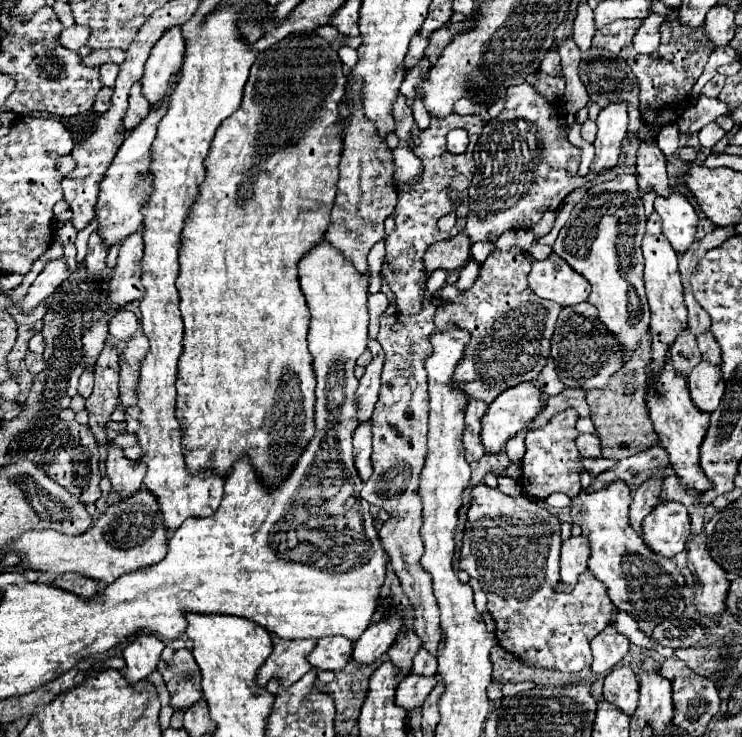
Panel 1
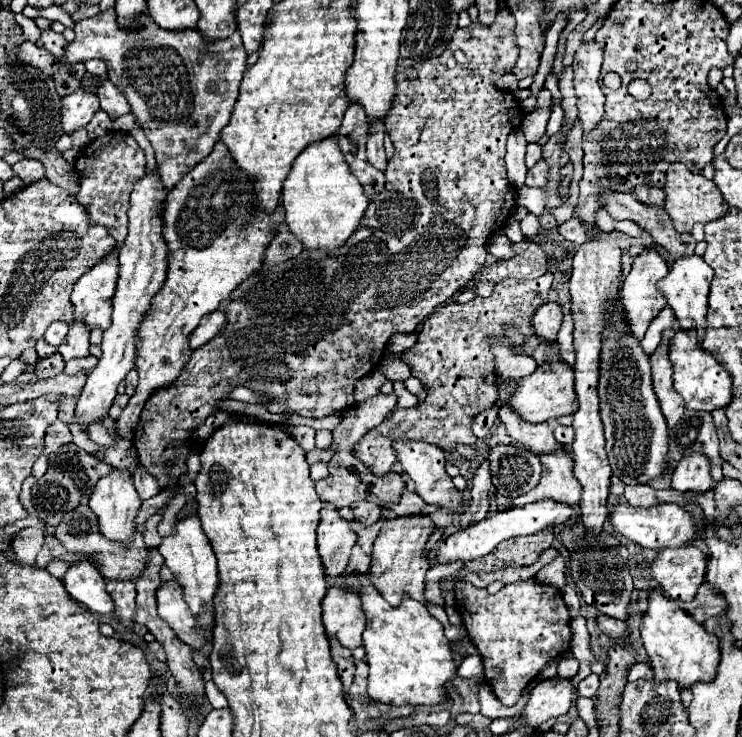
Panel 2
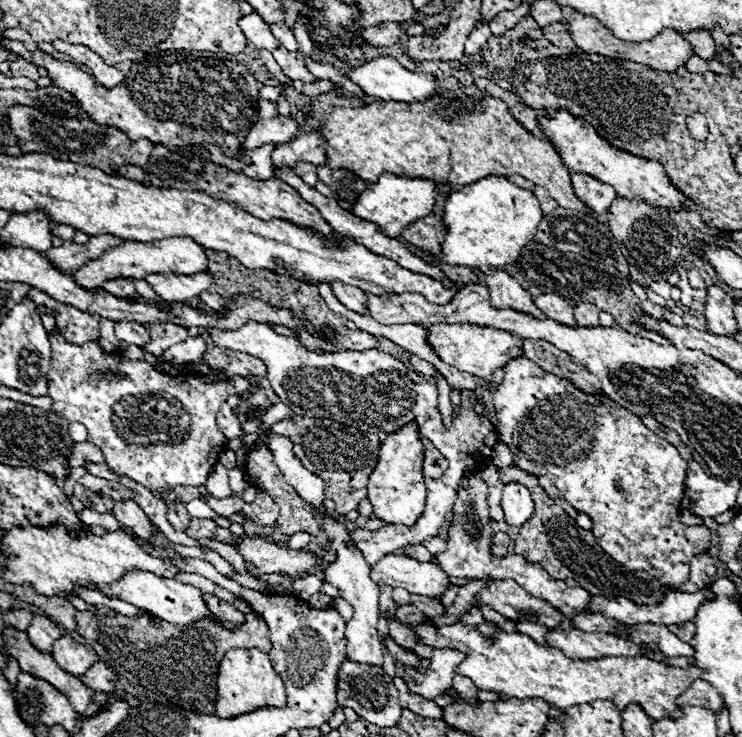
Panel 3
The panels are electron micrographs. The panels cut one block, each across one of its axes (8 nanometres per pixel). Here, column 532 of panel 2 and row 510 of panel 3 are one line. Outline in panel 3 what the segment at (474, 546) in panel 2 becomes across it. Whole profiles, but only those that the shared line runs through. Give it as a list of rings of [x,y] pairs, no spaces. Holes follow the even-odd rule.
[[[516,482],[504,486],[500,506],[510,526],[522,526],[534,514],[534,502],[530,498],[530,490]]]

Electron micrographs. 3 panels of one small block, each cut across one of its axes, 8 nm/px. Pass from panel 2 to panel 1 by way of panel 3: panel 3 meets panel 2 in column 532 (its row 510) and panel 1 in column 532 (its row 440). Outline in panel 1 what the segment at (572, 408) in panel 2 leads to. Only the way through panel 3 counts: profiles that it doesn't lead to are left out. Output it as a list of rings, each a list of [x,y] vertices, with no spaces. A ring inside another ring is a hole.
[[[522,382],[506,392],[502,392],[486,410],[482,418],[482,444],[486,452],[498,452],[504,448],[504,444],[516,436],[520,430],[524,430],[544,408],[542,392],[536,388],[534,382]]]

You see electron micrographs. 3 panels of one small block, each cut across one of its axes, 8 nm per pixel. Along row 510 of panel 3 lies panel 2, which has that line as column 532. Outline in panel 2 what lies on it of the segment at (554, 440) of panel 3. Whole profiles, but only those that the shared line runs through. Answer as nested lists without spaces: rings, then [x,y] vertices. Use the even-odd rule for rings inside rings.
[[[530,578],[488,594],[468,582],[456,582],[454,594],[456,610],[462,614],[468,636],[482,656],[486,682],[504,706],[514,706],[538,672],[552,658],[562,658],[570,648],[568,608],[554,586],[544,586],[536,578]]]

